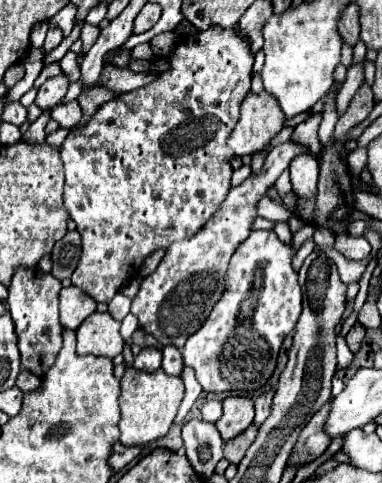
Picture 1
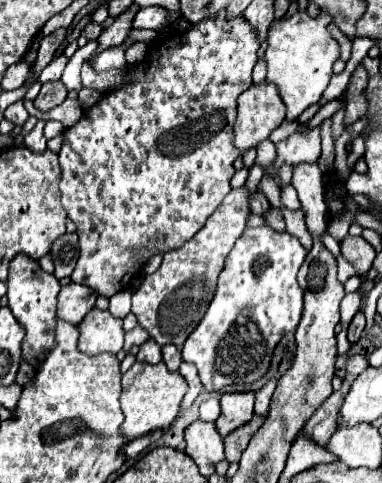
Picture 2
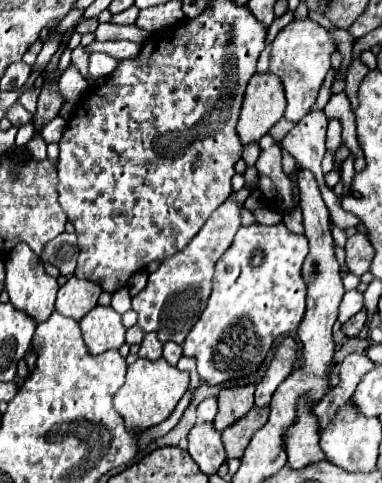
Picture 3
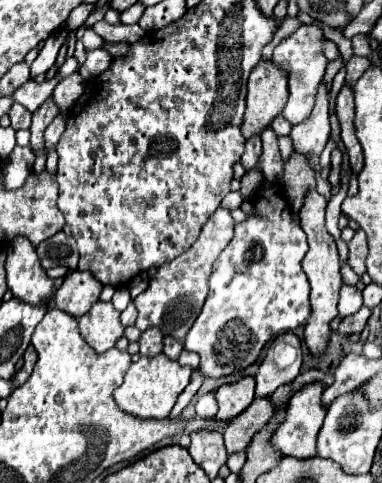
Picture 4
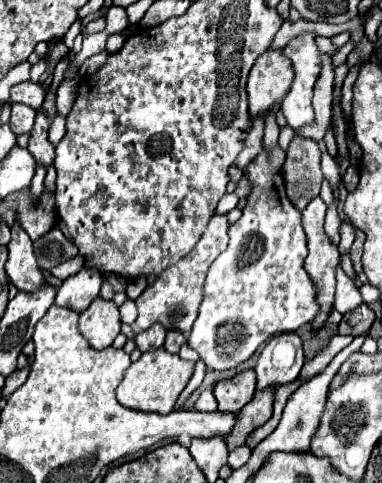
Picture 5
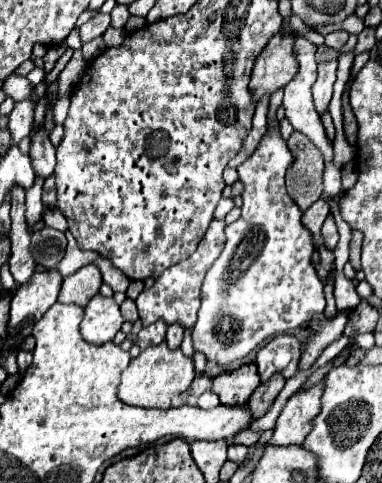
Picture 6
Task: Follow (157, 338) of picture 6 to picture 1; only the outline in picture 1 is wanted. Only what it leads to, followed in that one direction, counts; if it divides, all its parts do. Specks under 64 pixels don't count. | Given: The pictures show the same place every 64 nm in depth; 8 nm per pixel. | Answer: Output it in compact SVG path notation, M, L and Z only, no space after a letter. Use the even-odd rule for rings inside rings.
M142 348L140 354L134 358L134 366L138 370L156 370L162 364L162 352L158 348Z

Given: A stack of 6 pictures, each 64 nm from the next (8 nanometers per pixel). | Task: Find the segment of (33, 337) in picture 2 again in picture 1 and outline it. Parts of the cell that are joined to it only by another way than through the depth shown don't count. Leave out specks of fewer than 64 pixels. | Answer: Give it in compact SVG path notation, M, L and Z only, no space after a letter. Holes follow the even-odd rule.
M38 266L18 268L8 286L8 310L16 324L18 348L22 354L22 366L34 372L36 376L44 376L44 372L52 366L56 352L60 350L60 332L62 324L58 320L58 292L62 284L52 274L42 272Z

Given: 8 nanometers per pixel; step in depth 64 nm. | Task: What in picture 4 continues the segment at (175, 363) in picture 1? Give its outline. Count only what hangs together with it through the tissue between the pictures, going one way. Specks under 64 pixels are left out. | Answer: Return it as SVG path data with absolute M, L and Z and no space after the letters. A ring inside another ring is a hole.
M166 336L164 338L164 354L170 356L172 360L176 360L180 352L182 352L182 342L180 340L174 340L172 336Z

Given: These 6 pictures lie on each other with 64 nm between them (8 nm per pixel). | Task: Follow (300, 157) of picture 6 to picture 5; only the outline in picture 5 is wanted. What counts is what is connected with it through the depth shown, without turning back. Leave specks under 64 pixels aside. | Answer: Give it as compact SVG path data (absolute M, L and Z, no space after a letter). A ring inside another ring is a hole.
M294 136L288 146L286 166L282 170L286 182L286 194L298 210L304 210L312 198L320 194L322 170L320 170L320 146L304 136Z

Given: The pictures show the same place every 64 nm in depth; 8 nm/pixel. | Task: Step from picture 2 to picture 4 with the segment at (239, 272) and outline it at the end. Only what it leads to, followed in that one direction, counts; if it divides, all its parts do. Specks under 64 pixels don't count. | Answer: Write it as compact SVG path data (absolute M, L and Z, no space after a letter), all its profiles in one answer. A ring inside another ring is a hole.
M262 180L262 186L254 196L252 206L256 214L250 214L244 222L234 226L234 238L214 262L208 282L208 298L202 306L200 316L196 318L196 322L184 338L184 348L200 354L200 372L204 376L220 378L244 370L258 358L264 344L268 344L272 338L284 332L296 330L298 326L306 324L306 320L312 314L310 284L302 270L302 258L308 252L306 234L288 206L284 186L278 182Z

